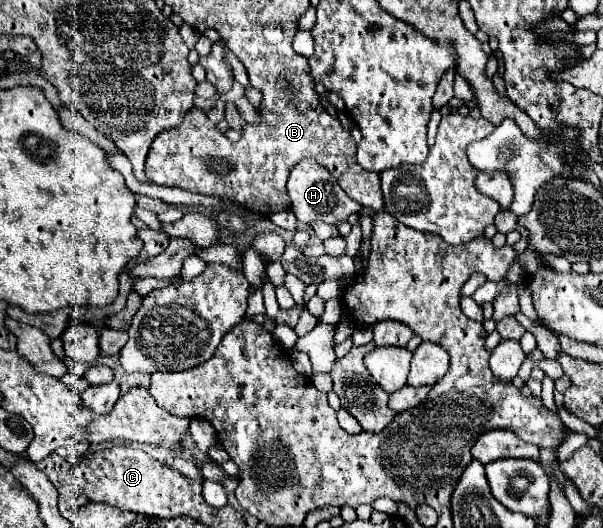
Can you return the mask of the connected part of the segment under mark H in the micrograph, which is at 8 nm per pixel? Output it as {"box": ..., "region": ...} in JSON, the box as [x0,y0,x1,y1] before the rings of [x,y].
{"box":[287,159,363,225],"region":[[[303,159],[293,167],[287,181],[287,191],[291,197],[291,209],[297,217],[297,223],[301,225],[311,225],[315,221],[323,221],[327,225],[339,225],[351,213],[359,213],[363,209],[357,201],[347,197],[347,193],[337,185],[335,177],[331,177],[331,173],[313,159]]]}

